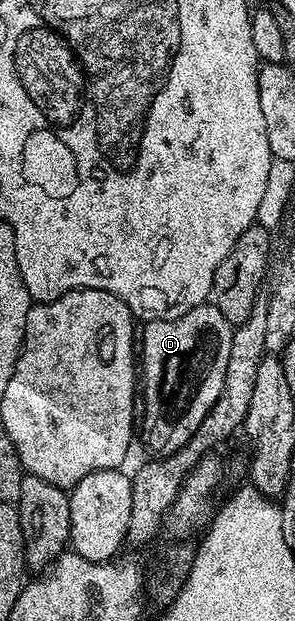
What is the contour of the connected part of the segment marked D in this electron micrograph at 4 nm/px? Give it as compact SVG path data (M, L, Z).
M212 304L192 306L178 318L155 318L144 325L145 331L139 334L139 366L143 371L143 390L145 386L145 415L139 418L139 442L150 450L150 455L166 458L171 456L171 452L179 452L179 448L195 436L199 424L203 424L203 416L207 416L215 400L219 400L219 392L223 392L223 380L227 376L233 327L223 312Z

